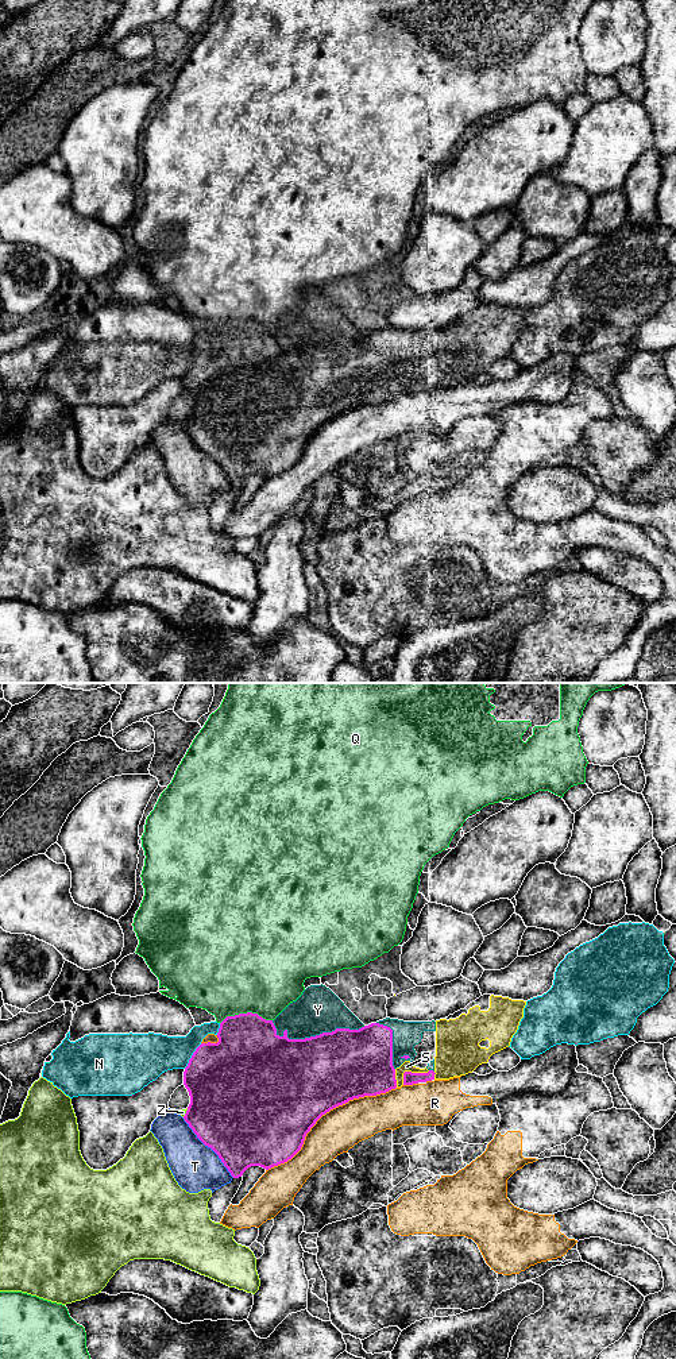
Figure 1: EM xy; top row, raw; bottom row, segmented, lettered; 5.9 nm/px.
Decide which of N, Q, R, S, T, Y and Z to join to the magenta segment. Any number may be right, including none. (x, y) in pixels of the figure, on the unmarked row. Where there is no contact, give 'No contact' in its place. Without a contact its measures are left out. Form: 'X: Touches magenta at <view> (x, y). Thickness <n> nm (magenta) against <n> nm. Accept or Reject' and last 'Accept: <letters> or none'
N: Touches magenta at xy (192, 365). Thickness 460 nm (magenta) against 260 nm. Reject
Q: Touches magenta at xy (247, 321). Thickness 400 nm (magenta) against 500 nm. Reject
R: Touches magenta at xy (325, 421). Thickness 500 nm (magenta) against 260 nm. Reject
S: Touches magenta at xy (410, 381). Thickness 80 nm (magenta) against 60 nm. Reject
T: Touches magenta at xy (209, 455). Thickness 500 nm (magenta) against 280 nm. Reject
Y: Touches magenta at xy (312, 346). Thickness 460 nm (magenta) against 280 nm. Reject
Z: Touches magenta at xy (186, 421). Thickness 480 nm (magenta) against 40 nm. Reject
Accept: none

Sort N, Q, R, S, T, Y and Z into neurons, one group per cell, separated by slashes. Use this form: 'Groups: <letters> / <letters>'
Groups: N / Q / R / S Y / T / Z

